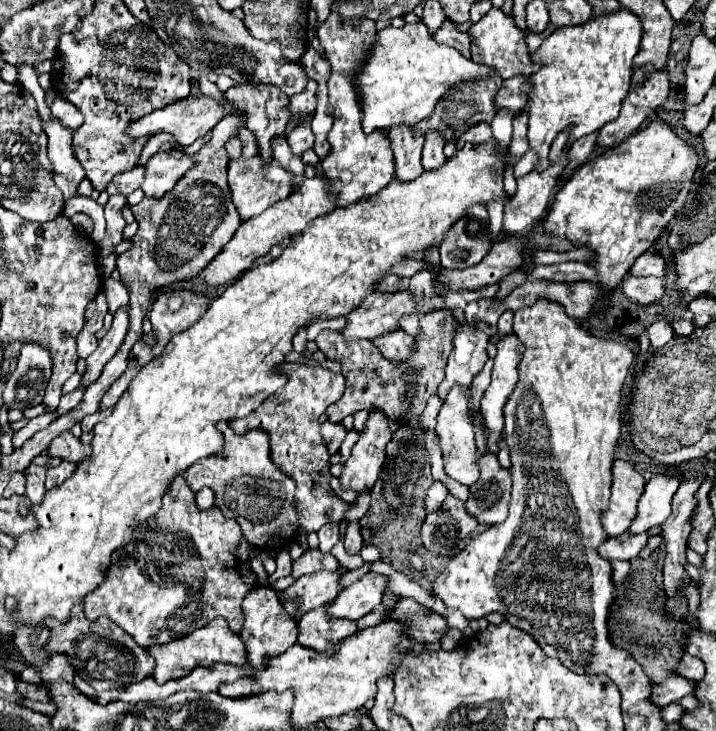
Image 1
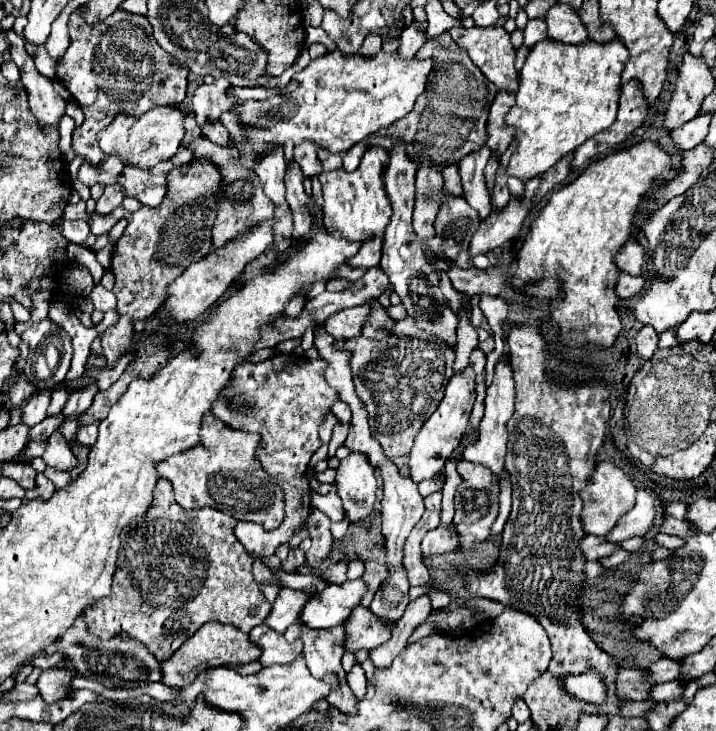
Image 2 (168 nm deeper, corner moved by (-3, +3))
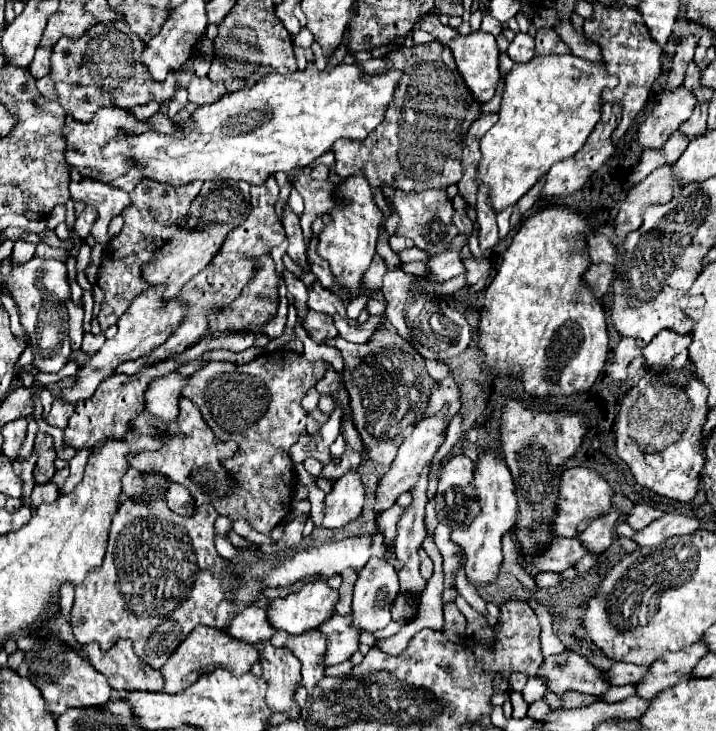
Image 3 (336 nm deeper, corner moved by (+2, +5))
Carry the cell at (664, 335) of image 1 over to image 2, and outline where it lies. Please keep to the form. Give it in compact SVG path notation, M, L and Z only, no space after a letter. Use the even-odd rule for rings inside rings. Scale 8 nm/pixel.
M644 326L638 336L636 336L636 350L638 350L638 356L640 358L652 358L654 350L658 348L658 332L652 328L652 326Z

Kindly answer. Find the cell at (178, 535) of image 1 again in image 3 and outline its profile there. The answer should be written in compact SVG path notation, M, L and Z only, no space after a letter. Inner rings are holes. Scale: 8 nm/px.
M155 498L151 504L135 504L135 500L125 500L109 530L109 546L105 560L99 568L91 570L83 584L75 586L75 602L71 610L71 628L75 640L85 646L97 642L101 650L109 650L119 640L131 640L133 652L151 668L161 670L167 658L177 650L177 646L187 638L195 626L209 626L223 630L231 616L235 616L235 606L231 604L231 582L235 578L225 568L225 560L217 554L213 544L213 522L217 512L211 504L197 508L193 516L179 516L167 508L165 500Z

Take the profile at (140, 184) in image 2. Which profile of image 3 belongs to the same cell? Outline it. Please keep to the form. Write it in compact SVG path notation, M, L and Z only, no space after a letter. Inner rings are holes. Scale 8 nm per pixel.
M95 180L71 182L69 194L73 202L91 204L97 210L99 216L91 228L91 236L95 244L107 246L107 240L111 240L107 234L107 226L123 208L127 208L127 204L131 204L129 194L119 188L111 188L107 184L95 184Z

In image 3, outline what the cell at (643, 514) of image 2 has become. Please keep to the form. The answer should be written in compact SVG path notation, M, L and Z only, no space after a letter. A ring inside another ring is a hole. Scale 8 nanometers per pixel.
M611 510L605 516L599 516L597 520L593 520L587 530L583 530L581 534L577 534L581 546L589 552L589 554L601 554L603 550L607 550L613 542L613 528L617 524L621 514L617 514L617 510Z

